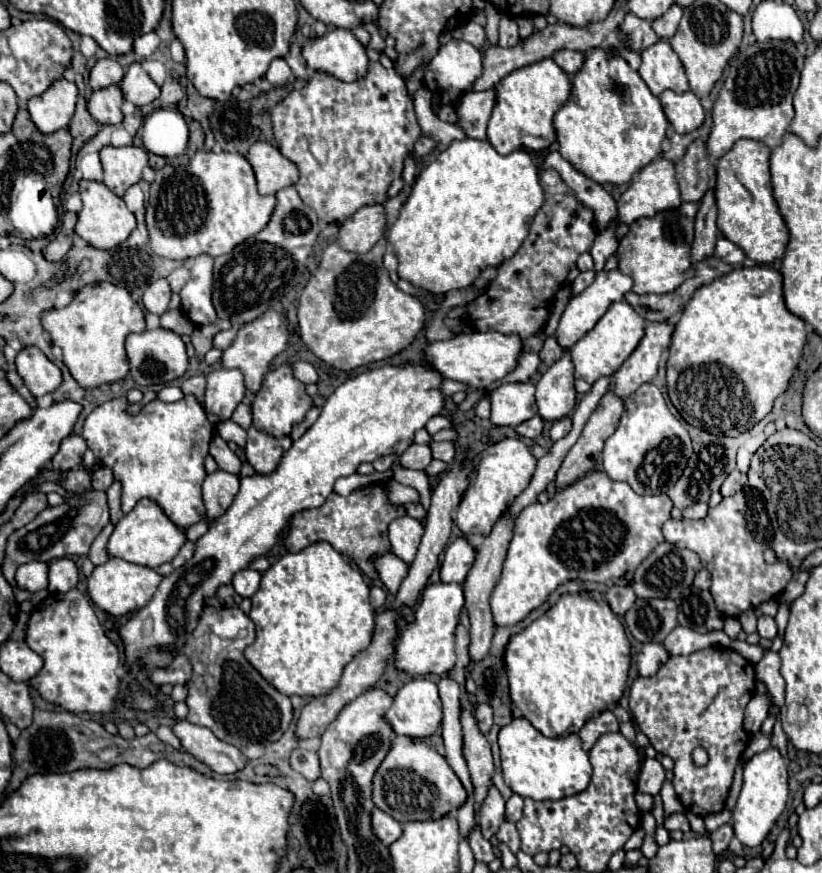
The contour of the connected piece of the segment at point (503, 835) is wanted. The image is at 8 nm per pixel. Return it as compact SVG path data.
M504 822L504 824L500 826L496 838L498 838L500 842L504 842L504 844L512 850L512 854L516 854L516 852L520 850L522 840L520 840L520 834L518 834L518 830L516 830L516 826L514 826L512 822Z

